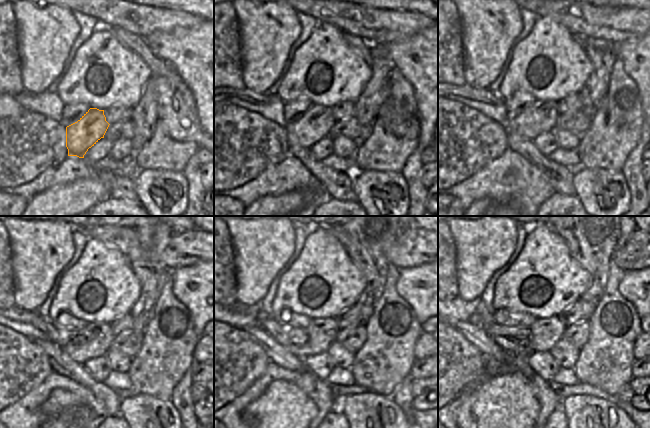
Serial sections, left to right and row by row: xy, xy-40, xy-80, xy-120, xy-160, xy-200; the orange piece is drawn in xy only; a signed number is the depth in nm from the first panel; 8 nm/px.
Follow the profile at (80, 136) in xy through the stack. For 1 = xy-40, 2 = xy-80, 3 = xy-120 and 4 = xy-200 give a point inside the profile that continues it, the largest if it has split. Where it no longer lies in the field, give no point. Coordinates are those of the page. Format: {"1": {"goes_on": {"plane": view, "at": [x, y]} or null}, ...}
{"1": {"goes_on": {"plane": "xy-40", "at": [316, 124]}}, "2": {"goes_on": {"plane": "xy-80", "at": [542, 116]}}, "3": {"goes_on": {"plane": "xy-120", "at": [95, 339]}}, "4": {"goes_on": {"plane": "xy-200", "at": [546, 332]}}}

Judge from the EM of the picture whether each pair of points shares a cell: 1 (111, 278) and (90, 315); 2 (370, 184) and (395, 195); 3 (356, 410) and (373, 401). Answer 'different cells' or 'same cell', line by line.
1: same cell
2: same cell
3: same cell

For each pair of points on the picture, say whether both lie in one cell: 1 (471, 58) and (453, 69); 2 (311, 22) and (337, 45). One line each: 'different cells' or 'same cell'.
1: different cells
2: different cells

